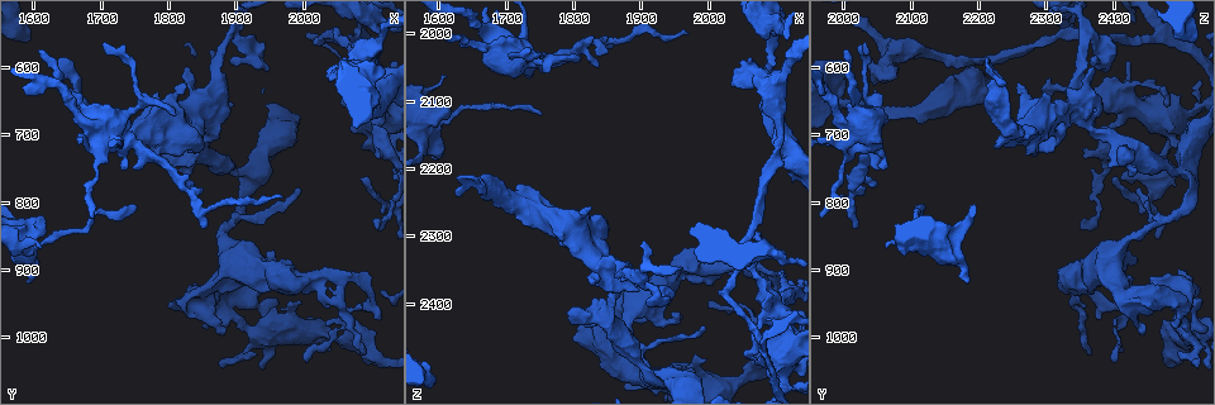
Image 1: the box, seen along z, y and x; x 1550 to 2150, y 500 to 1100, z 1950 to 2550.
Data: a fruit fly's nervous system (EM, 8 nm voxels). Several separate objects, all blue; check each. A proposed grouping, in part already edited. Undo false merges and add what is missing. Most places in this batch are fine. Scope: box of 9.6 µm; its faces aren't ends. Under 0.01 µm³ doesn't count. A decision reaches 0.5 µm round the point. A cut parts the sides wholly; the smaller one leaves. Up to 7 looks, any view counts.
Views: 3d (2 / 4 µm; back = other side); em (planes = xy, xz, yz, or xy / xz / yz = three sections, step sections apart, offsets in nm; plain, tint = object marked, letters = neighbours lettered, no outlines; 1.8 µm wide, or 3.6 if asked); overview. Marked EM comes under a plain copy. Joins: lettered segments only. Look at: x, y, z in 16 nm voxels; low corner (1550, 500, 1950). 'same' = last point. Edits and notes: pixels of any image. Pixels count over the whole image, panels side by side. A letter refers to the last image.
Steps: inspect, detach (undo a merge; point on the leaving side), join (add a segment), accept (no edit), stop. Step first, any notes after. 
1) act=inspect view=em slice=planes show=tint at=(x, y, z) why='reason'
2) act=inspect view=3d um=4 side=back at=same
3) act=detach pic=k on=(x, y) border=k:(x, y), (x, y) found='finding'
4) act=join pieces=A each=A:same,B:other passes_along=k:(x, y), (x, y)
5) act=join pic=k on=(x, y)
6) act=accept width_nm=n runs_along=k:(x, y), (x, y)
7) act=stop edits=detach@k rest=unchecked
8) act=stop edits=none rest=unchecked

act=inspect view=em slice=planes show=letters at=(1950, 1000, 2510) why='thin neck'

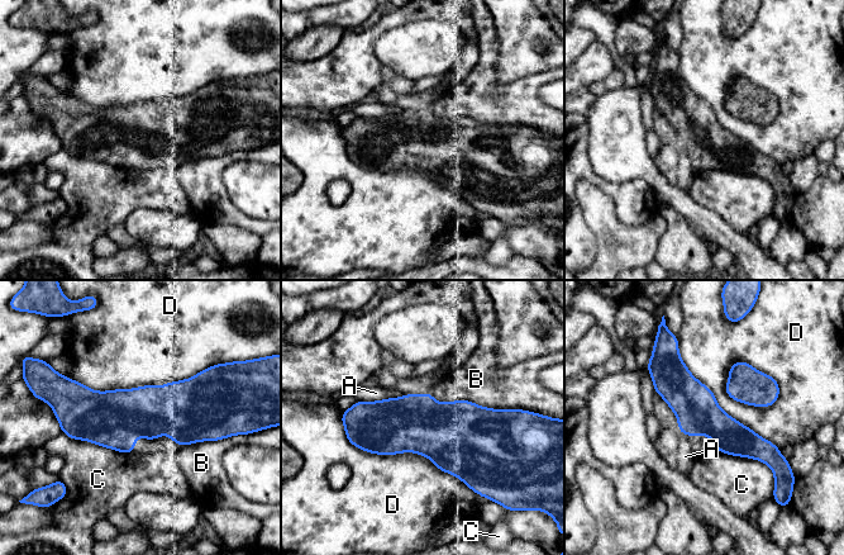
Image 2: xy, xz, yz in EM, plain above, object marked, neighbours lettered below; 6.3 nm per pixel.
act=accept each=A:other,B:other,C:other,D:other border=2:(341, 413), (476, 492) found='all the same neuron'

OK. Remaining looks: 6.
act=inspect view=em slice=planes show=letters at=(1895, 655, 2385) why='free end'

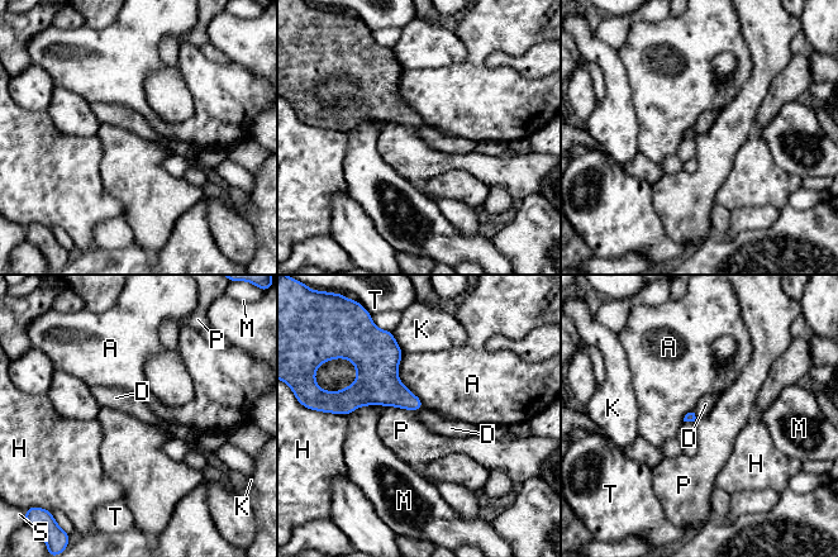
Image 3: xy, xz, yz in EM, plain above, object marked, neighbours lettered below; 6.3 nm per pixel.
act=accept each=A:other,D:other,H:other,K:other,M:other,P:other,S:other,T:other border=3:(423, 408), (418, 410) found='no lettered segment goes on from it'

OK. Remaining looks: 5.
act=inspect view=3d um=2 side=back at=(1755, 805, 2120) why='free end'

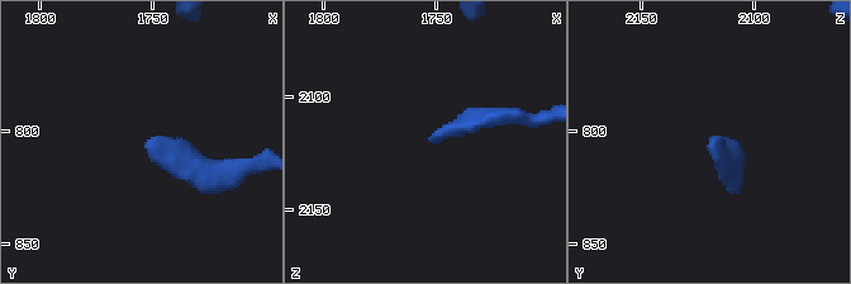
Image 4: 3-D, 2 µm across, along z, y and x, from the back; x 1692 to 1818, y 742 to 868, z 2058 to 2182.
act=inspect view=em um=3.6 slice=planes show=letters at=(1754, 804, 2119) why='now the EM'

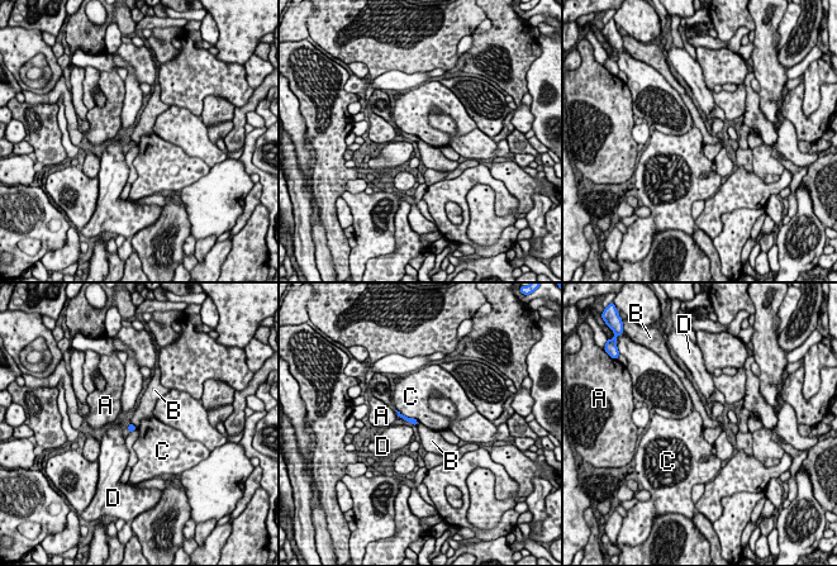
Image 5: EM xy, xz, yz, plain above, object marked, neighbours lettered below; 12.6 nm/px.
act=accept each=A:other,B:other,C:other,D:other border=5:(131, 422), (136, 427) found='none of them fits'

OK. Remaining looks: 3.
act=stop edits=none rest=unchecked

